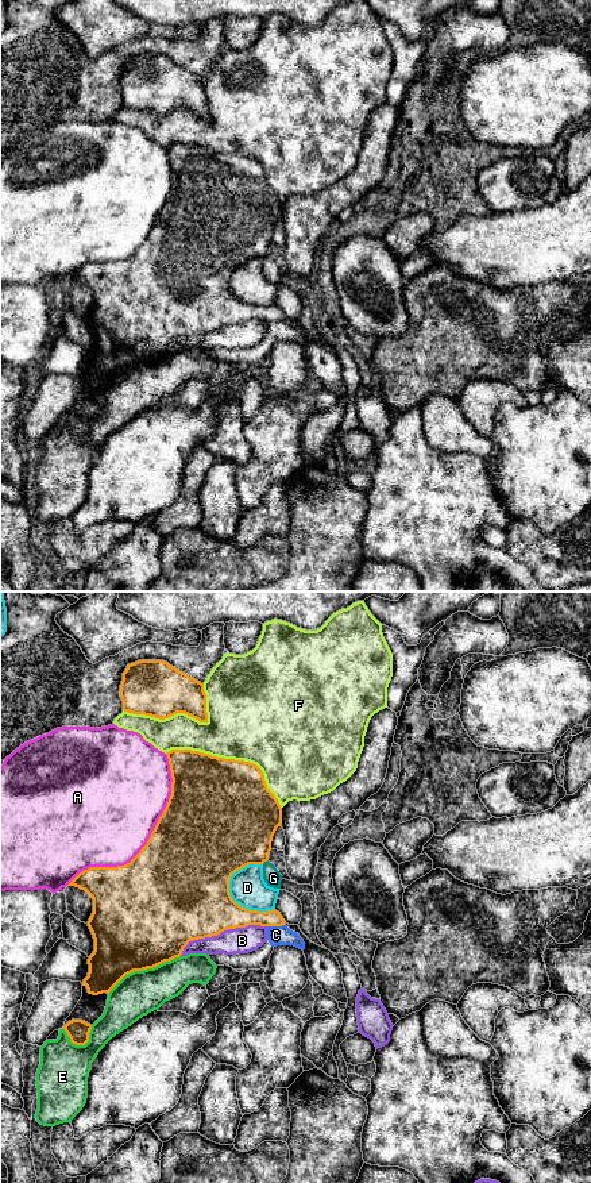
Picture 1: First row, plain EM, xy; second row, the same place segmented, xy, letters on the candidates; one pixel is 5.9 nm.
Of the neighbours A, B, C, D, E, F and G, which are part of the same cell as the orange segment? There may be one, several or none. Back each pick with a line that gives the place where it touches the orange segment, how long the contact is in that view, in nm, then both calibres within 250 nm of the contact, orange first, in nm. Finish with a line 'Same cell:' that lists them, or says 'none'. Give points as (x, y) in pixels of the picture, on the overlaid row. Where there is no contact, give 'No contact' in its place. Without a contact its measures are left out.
Same cell: none

